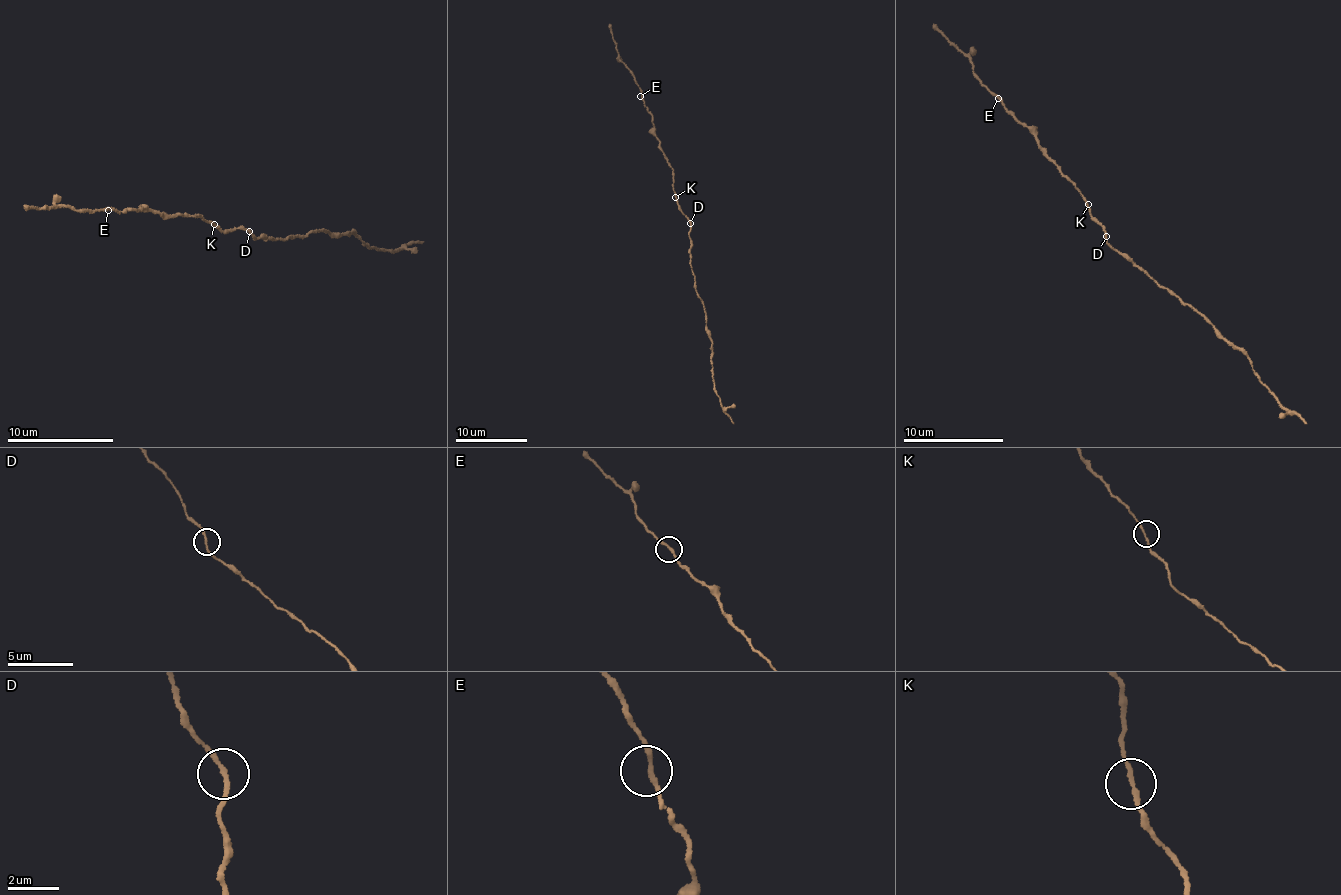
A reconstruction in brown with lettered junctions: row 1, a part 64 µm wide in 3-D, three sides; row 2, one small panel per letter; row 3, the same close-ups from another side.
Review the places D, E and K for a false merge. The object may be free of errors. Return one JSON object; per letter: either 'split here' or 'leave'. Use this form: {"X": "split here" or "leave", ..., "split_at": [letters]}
{"D": "leave", "E": "leave", "K": "leave", "split_at": []}

